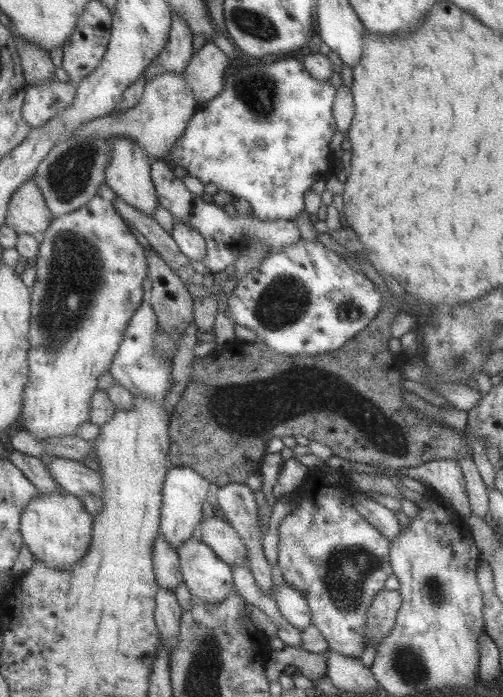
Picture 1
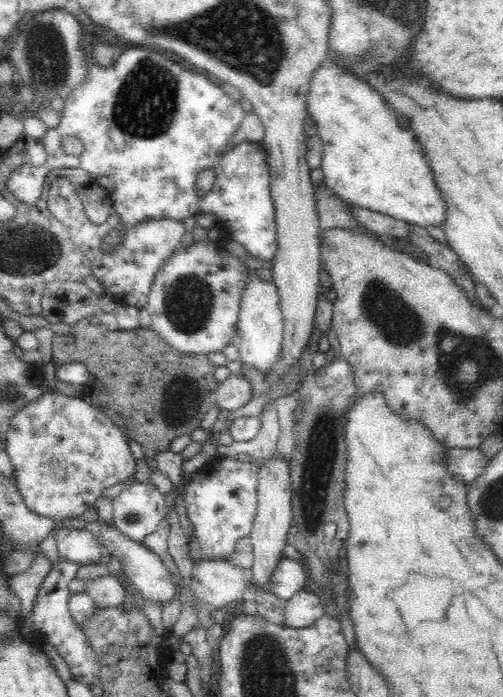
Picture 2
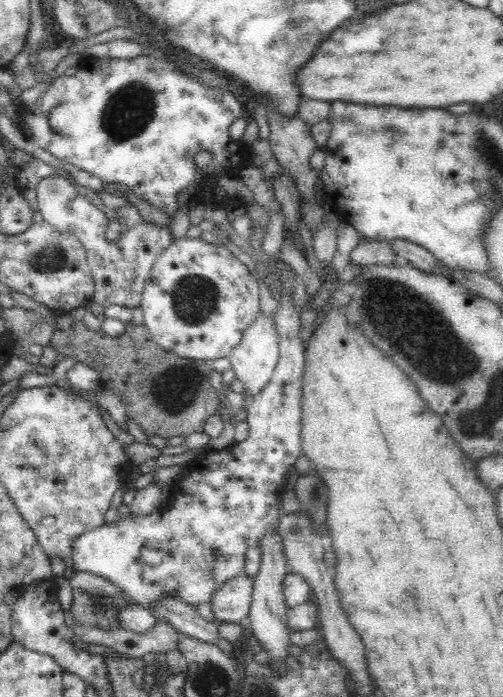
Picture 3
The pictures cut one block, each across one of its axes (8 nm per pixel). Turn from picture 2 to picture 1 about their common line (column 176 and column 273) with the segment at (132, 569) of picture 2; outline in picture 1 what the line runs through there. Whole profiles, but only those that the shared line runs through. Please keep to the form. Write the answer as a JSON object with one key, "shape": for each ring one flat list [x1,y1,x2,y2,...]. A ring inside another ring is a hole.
{"shape":[[284,582,273,584,271,596,276,600,280,615,297,630,303,630,311,625,308,604,302,594]]}

